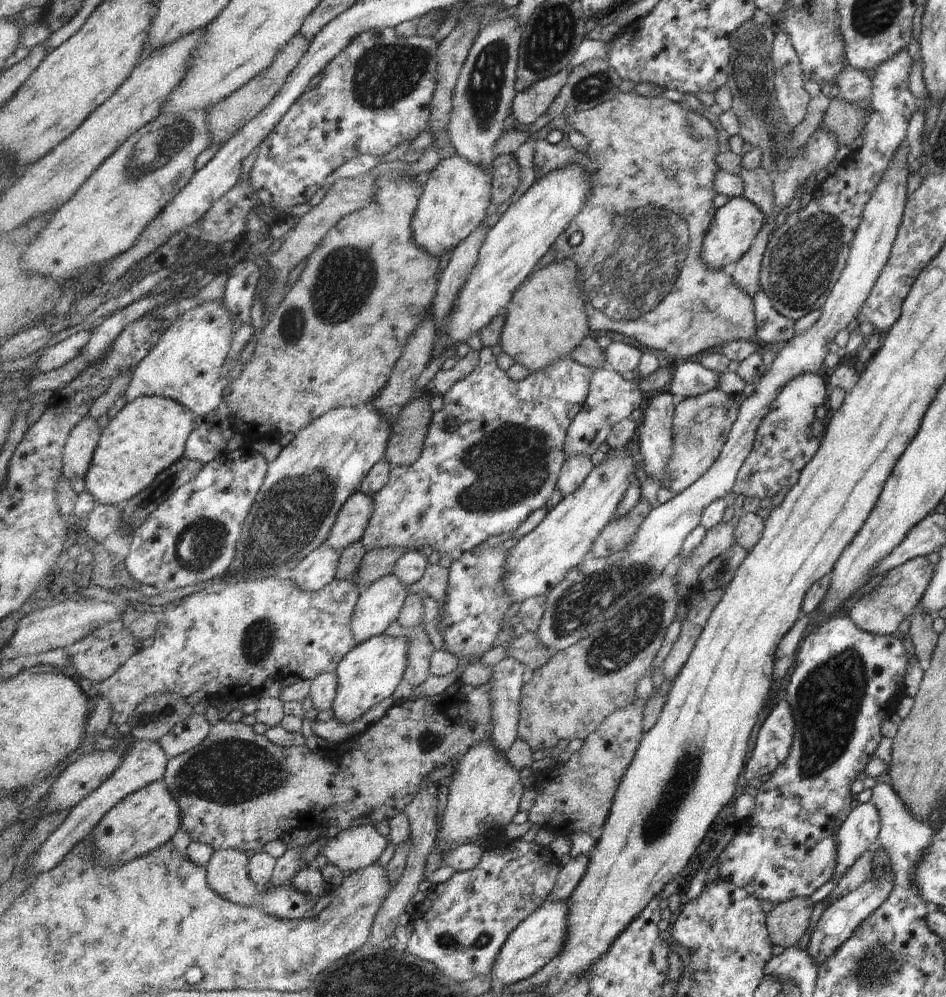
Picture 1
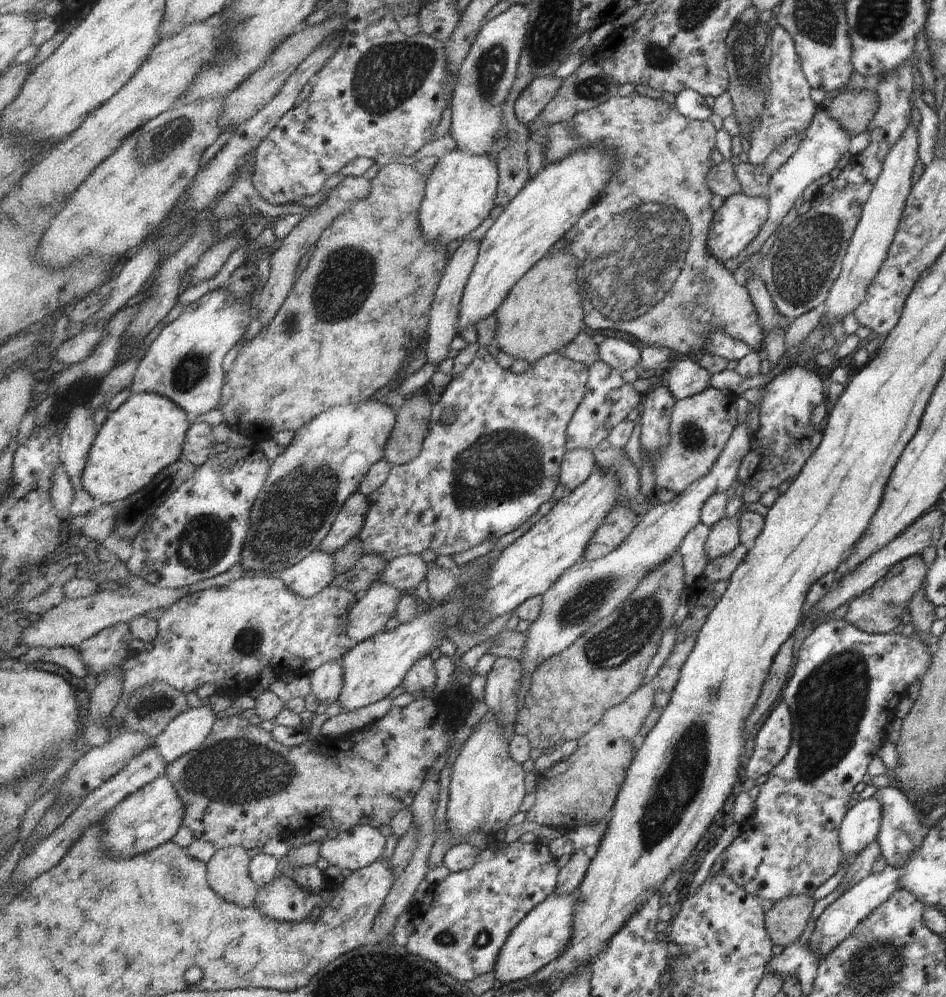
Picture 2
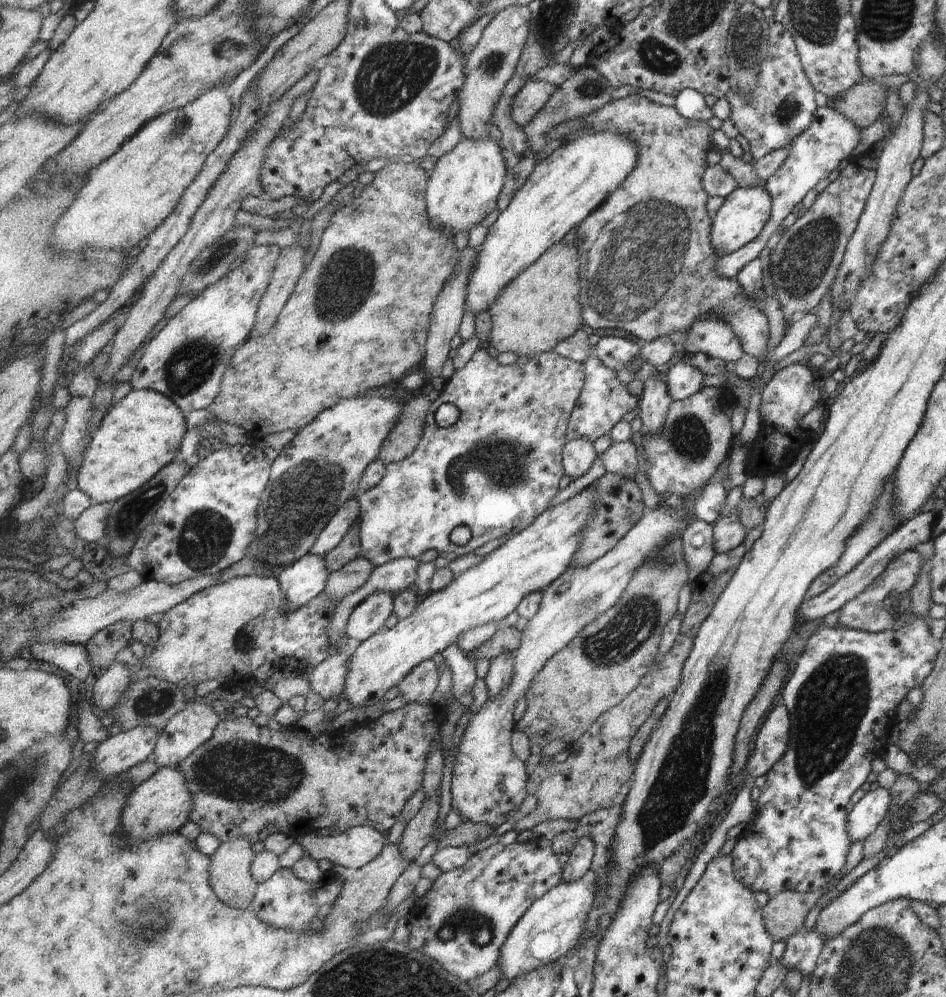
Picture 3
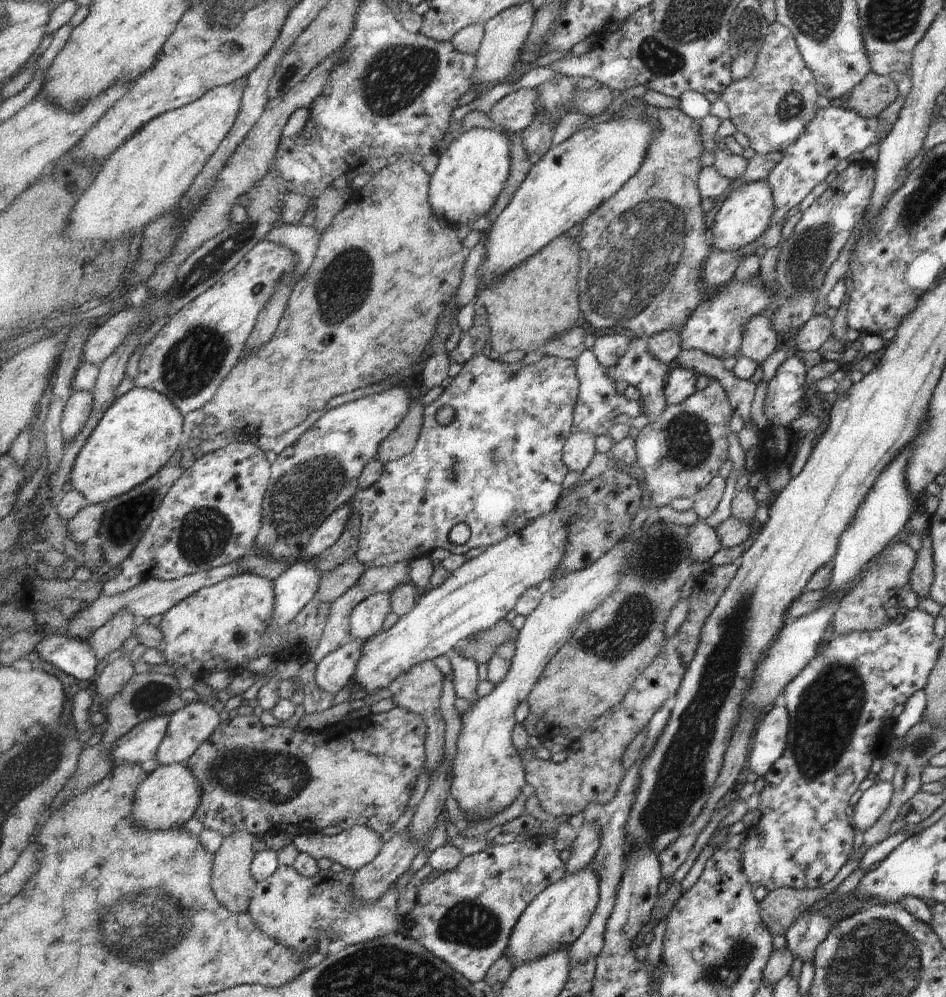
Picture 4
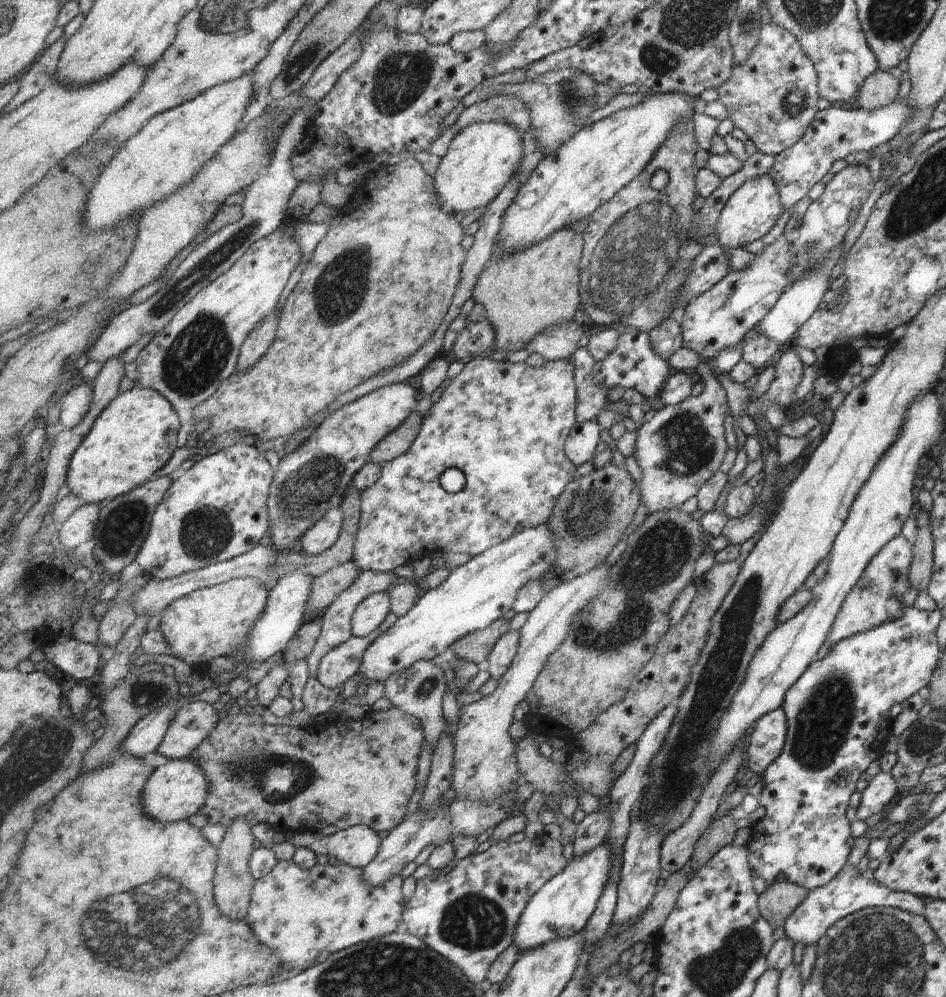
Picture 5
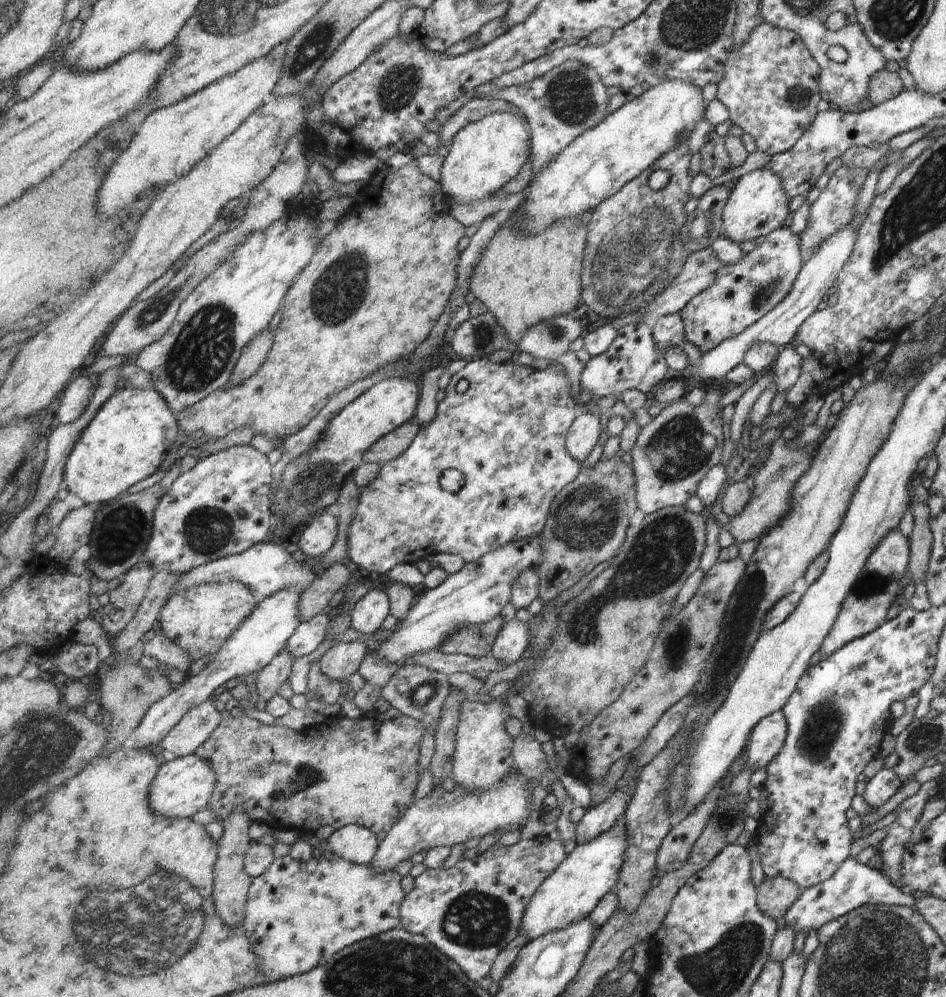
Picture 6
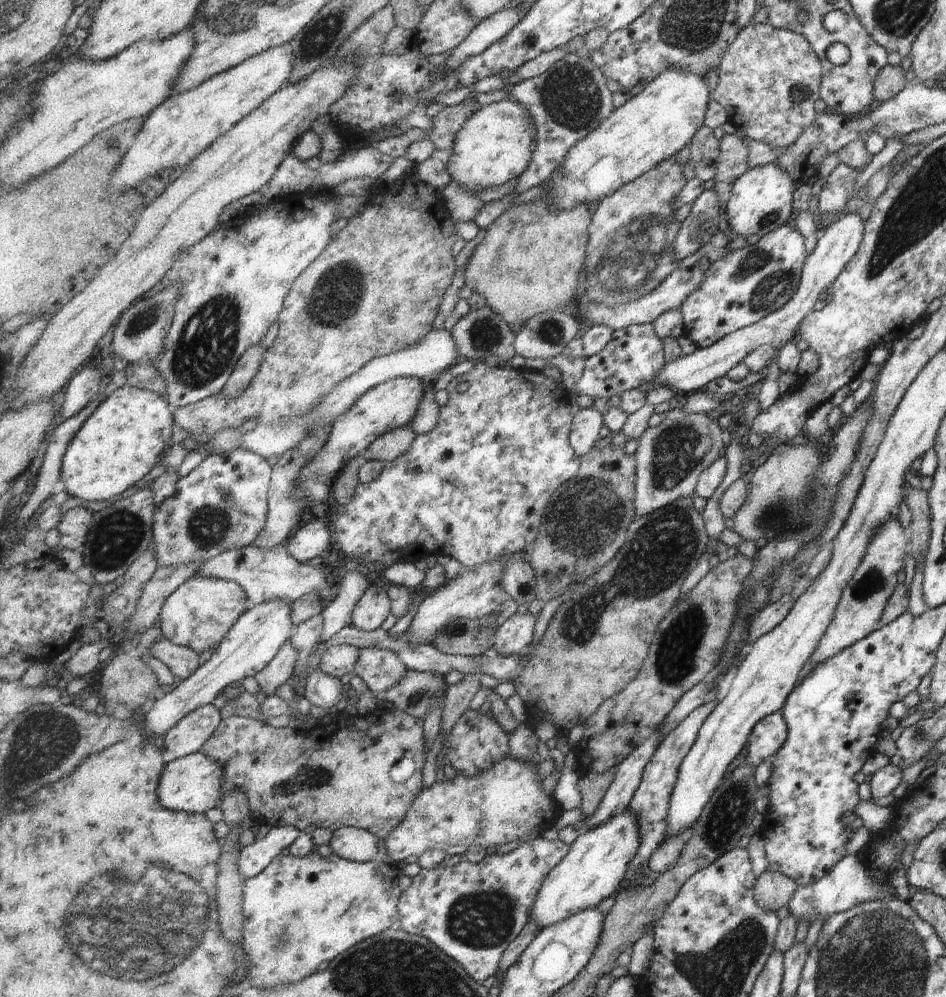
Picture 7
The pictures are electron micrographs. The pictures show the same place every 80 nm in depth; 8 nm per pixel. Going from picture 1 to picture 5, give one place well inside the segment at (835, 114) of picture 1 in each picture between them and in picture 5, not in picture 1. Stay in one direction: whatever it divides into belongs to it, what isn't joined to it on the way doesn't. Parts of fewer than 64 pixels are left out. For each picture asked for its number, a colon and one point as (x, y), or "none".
2: (853, 110)
3: (861, 103)
4: (866, 99)
5: (879, 89)

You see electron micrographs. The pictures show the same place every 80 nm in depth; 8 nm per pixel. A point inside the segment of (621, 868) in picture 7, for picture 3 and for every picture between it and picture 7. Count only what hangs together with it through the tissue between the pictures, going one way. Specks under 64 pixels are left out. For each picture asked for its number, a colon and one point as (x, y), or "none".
3: (553, 926)
4: (556, 919)
5: (563, 908)
6: (574, 890)

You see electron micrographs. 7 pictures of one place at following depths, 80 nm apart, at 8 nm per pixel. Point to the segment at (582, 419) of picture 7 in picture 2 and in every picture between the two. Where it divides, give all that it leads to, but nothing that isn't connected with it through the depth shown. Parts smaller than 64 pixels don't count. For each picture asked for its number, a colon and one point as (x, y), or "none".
2: (578, 465)
3: (579, 455)
4: (580, 448)
5: (581, 446)
6: (584, 435)

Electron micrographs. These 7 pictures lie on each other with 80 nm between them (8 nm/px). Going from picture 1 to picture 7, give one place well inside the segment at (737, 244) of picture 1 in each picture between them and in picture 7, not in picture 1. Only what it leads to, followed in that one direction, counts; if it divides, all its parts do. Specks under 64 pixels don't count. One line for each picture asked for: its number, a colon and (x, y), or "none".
2: (736, 223)
3: (744, 213)
4: (745, 215)
5: (750, 213)
6: (757, 205)
7: (761, 200)

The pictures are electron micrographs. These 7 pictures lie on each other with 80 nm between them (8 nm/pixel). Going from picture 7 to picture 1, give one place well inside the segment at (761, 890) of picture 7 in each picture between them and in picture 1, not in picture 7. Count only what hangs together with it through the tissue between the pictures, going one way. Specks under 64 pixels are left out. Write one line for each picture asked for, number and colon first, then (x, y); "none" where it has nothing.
1: (786, 922)
2: (785, 920)
3: (783, 914)
4: (779, 908)
5: (777, 902)
6: (775, 895)

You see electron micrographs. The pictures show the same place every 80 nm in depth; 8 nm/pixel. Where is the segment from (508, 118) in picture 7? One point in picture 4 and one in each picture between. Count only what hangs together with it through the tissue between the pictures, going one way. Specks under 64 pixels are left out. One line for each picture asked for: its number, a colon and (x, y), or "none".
4: (471, 174)
5: (481, 159)
6: (485, 156)

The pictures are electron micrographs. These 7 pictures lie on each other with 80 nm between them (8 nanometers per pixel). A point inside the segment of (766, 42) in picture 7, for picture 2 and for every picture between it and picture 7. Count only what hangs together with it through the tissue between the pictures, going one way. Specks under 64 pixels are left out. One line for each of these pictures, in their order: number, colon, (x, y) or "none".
2: (789, 110)
3: (780, 107)
4: (771, 107)
5: (771, 97)
6: (771, 88)

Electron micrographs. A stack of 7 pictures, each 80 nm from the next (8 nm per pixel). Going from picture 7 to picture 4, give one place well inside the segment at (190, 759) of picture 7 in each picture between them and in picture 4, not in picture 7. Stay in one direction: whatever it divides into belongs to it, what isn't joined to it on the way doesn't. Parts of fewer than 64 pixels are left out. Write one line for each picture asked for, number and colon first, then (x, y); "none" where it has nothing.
4: (168, 798)
5: (176, 791)
6: (183, 787)

